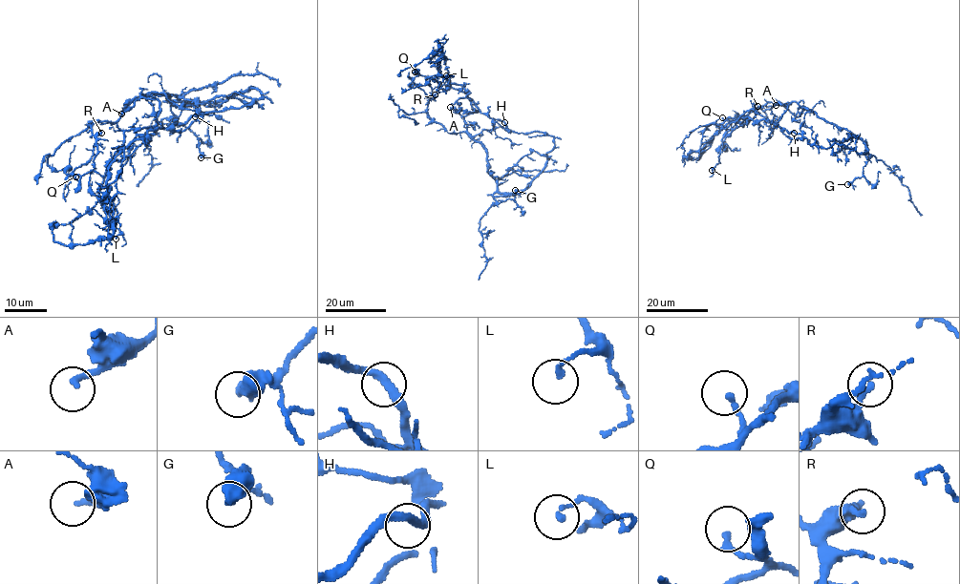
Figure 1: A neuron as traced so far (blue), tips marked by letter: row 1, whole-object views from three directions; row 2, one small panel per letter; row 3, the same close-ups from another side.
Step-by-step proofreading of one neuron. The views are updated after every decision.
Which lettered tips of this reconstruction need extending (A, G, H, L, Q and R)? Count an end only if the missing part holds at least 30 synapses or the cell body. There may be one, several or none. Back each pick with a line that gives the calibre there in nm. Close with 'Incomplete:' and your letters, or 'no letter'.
Incomplete: no letter

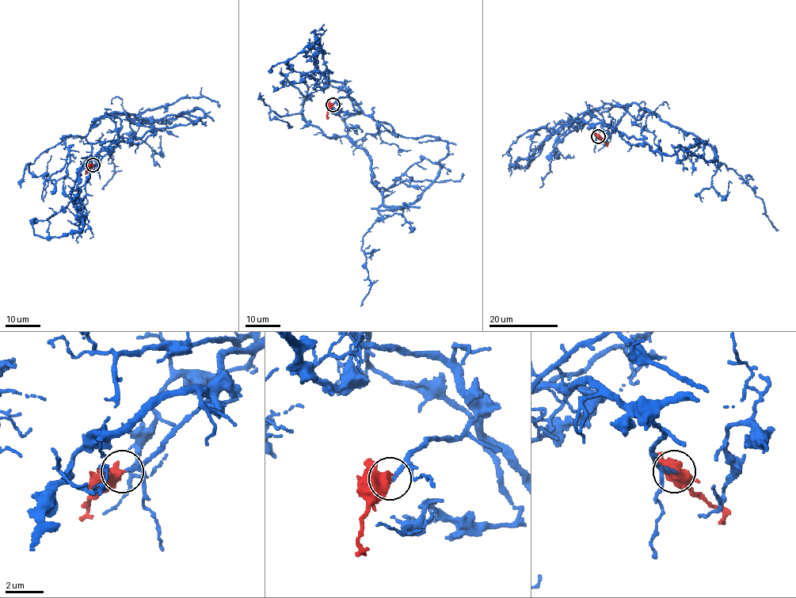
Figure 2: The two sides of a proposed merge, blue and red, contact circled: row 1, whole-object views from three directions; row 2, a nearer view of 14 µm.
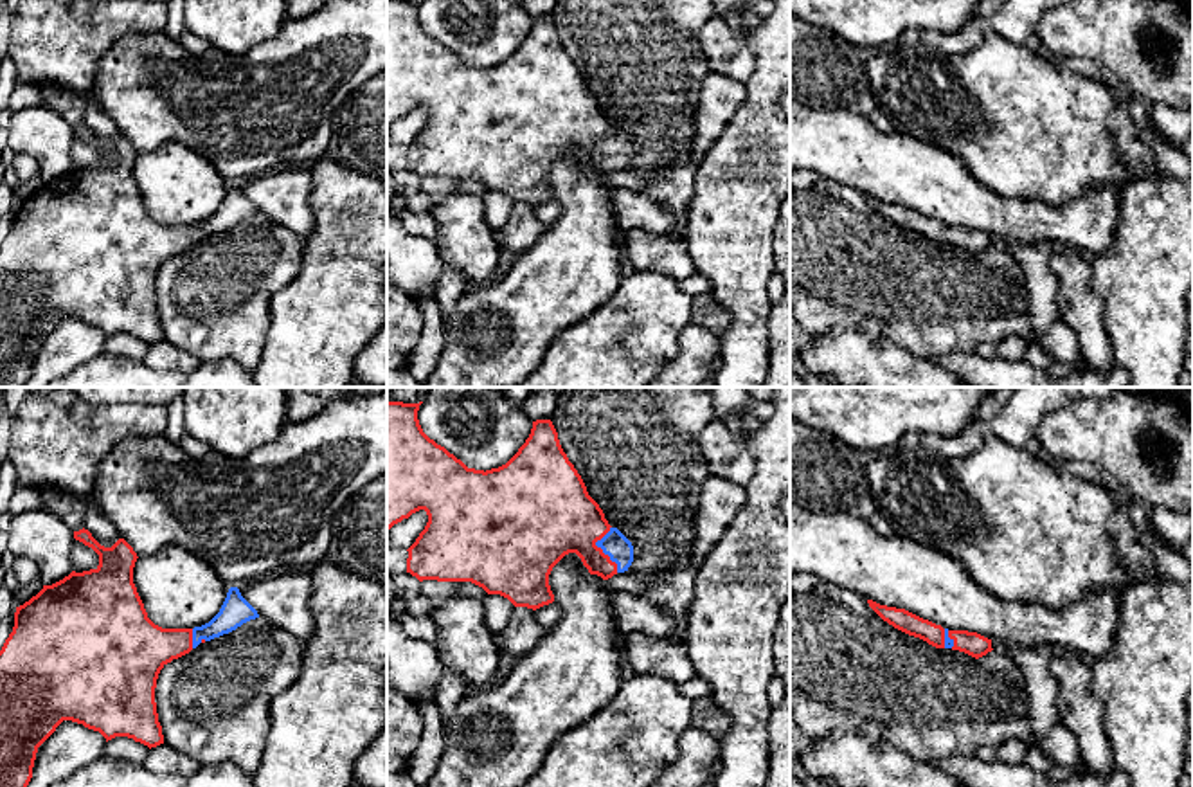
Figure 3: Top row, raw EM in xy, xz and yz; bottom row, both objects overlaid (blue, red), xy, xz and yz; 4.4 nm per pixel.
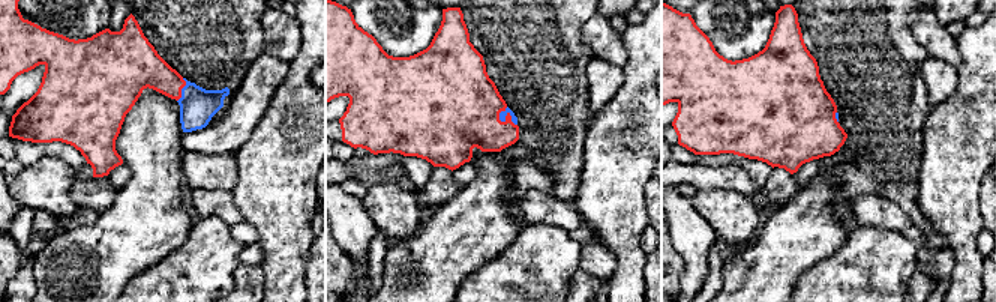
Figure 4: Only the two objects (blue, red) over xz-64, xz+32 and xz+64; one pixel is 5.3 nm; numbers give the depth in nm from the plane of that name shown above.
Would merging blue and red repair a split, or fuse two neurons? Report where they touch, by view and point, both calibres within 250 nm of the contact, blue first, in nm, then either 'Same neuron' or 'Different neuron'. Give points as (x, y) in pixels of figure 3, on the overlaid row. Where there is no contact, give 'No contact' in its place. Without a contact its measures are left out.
Touches blue at xz (601, 548). Thickness 120 nm (blue) against 340 nm. Same neuron

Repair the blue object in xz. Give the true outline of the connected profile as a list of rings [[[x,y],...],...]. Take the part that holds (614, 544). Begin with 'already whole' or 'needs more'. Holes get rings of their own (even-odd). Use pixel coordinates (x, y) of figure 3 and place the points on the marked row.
needs more | [[[387,400],[387,529],[425,510],[428,522],[407,549],[407,573],[423,580],[471,582],[515,607],[540,609],[554,602],[552,567],[576,553],[603,580],[628,571],[632,542],[608,524],[599,504],[563,452],[551,420],[533,421],[518,452],[491,470],[468,468],[430,439],[417,420],[419,403]]]

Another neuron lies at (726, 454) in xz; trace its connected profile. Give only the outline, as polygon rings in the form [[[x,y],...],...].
[[[713,420],[698,434],[698,448],[709,474],[747,486],[756,468],[747,439],[747,436],[734,434],[725,421]]]

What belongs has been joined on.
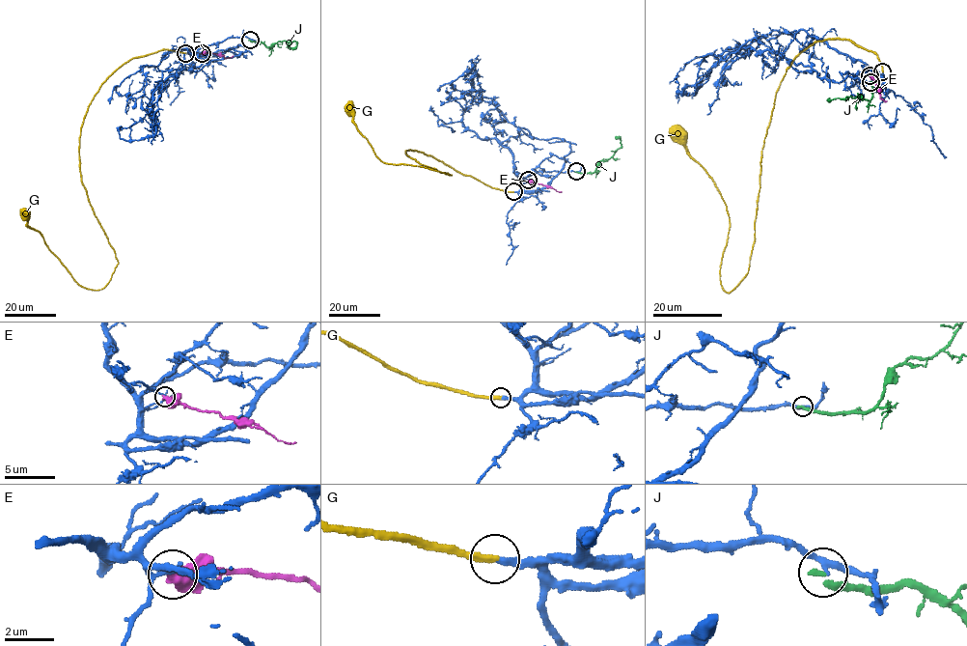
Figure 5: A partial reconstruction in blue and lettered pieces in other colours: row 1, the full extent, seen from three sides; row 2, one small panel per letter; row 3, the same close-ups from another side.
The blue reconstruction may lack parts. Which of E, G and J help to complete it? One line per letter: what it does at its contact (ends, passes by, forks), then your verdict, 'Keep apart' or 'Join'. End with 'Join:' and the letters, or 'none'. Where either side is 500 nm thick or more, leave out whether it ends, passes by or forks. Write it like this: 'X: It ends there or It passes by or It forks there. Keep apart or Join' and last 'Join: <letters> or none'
E: Keep apart
G: It ends there. Join
J: It ends there. Keep apart
Join: G

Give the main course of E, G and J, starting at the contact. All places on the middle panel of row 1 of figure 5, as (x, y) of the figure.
E: (529, 181), (562, 192)
G: (513, 191), (491, 187), (416, 151), (404, 151), (418, 163), (452, 175), (381, 161), (353, 122), (348, 101)
J: (576, 171), (591, 174), (603, 159), (609, 158), (621, 146), (621, 139), (616, 136)

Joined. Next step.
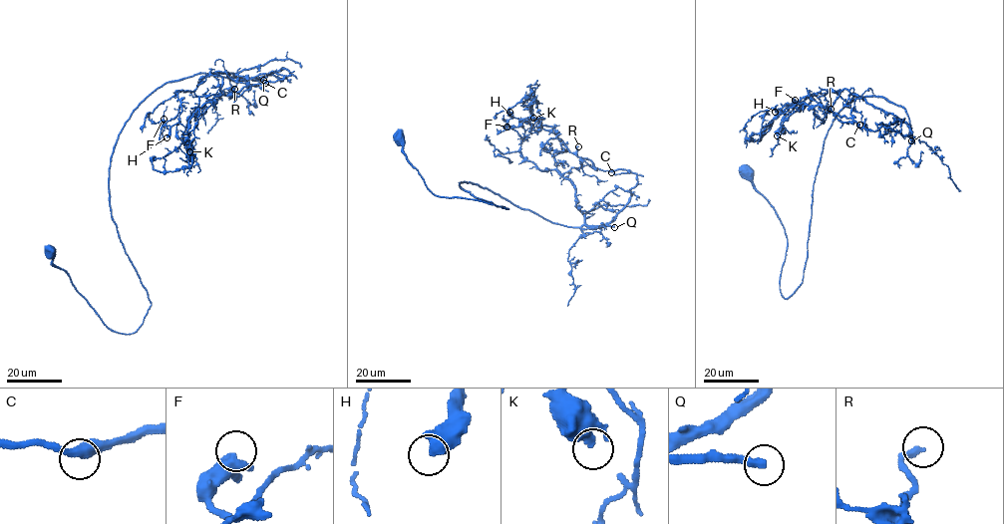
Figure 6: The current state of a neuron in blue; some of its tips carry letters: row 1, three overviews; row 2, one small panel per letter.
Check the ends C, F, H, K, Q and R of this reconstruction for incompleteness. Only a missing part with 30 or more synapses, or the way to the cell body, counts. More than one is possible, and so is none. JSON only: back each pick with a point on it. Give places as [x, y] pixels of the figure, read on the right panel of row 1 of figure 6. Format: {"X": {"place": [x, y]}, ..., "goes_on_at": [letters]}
{"Q": {"place": [911, 140]}, "goes_on_at": ["Q"]}

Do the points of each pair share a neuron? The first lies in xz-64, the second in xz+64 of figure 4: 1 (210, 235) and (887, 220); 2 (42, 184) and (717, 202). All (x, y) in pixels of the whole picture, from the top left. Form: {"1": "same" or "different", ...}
{"1": "different", "2": "same"}

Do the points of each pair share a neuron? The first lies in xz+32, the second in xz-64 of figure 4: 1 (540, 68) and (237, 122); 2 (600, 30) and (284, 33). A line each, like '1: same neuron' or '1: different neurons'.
1: different neurons
2: same neuron

